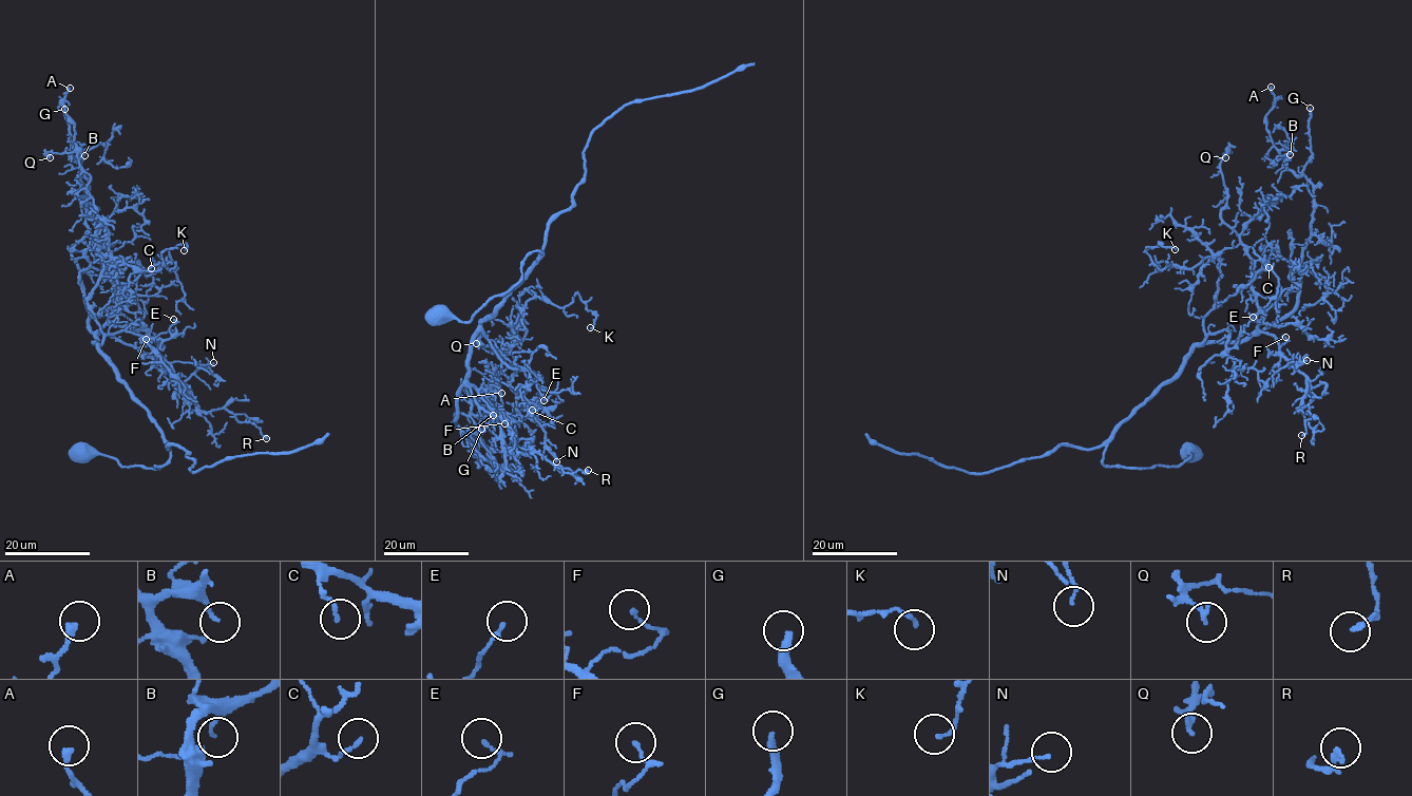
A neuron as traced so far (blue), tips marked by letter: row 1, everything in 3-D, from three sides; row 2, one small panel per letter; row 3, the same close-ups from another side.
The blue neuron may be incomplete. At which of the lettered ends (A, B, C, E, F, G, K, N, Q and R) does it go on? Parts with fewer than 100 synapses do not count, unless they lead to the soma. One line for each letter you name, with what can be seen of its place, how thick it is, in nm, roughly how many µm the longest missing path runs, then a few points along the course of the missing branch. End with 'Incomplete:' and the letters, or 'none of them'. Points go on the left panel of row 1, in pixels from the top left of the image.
Incomplete: none of them

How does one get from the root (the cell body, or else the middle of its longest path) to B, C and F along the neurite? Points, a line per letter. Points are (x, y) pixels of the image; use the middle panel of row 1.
B: (435, 313), (470, 321), (544, 252), (479, 324), (453, 422), (480, 437), (493, 404), (493, 415)
C: (435, 313), (470, 321), (544, 252), (479, 324), (469, 365), (484, 396), (504, 382), (532, 410)
F: (435, 313), (470, 321), (519, 281), (528, 254), (544, 252), (472, 345), (471, 393), (504, 423)

